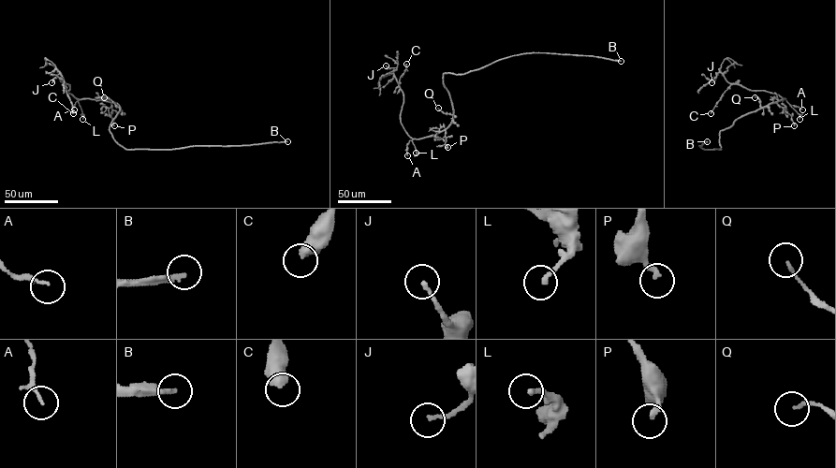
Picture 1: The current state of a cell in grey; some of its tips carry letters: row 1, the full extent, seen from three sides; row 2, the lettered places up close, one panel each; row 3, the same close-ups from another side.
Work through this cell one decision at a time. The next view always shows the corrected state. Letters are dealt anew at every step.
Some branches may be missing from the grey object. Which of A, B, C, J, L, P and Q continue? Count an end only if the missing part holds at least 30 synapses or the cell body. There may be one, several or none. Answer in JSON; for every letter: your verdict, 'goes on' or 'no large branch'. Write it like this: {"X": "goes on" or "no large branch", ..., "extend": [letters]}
{"A": "no large branch", "B": "goes on", "C": "no large branch", "J": "no large branch", "L": "no large branch", "P": "no large branch", "Q": "no large branch", "extend": ["B"]}

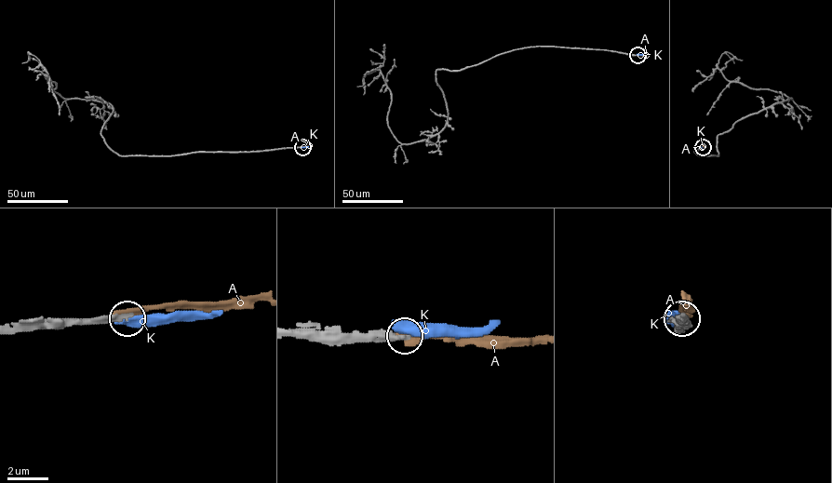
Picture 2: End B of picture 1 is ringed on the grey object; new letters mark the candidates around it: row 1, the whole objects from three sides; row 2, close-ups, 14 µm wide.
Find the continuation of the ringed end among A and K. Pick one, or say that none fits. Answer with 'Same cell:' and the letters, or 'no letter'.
Same cell: no letter

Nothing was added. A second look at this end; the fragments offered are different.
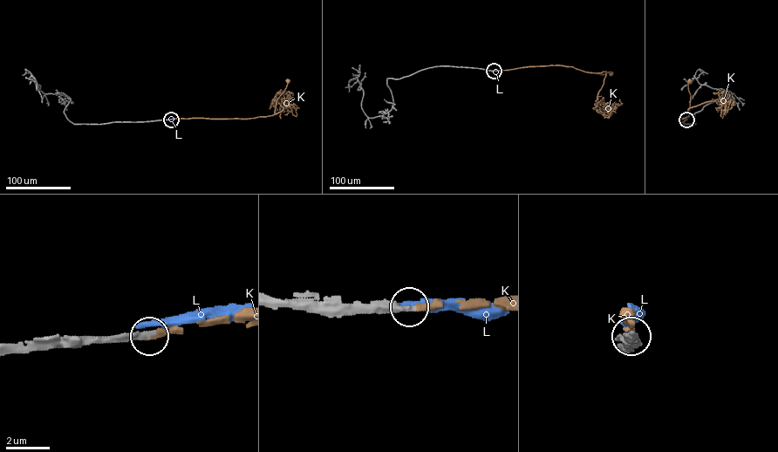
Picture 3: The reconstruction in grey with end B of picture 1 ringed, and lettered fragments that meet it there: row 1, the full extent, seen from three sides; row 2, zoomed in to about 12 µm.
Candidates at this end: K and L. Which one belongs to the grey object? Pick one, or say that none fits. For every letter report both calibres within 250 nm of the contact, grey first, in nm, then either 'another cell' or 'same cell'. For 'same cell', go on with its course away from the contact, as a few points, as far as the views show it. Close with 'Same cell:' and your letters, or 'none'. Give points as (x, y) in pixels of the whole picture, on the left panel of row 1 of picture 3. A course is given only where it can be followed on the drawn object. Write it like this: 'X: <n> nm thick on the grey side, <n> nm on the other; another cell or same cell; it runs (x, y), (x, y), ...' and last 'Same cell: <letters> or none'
K: 360 nm thick on the grey side, 280 nm on the other; same cell; it runs (170, 119), (249, 119), (273, 115), (276, 100), (288, 80)
L: 360 nm thick on the grey side, 360 nm on the other; another cell
Same cell: K

